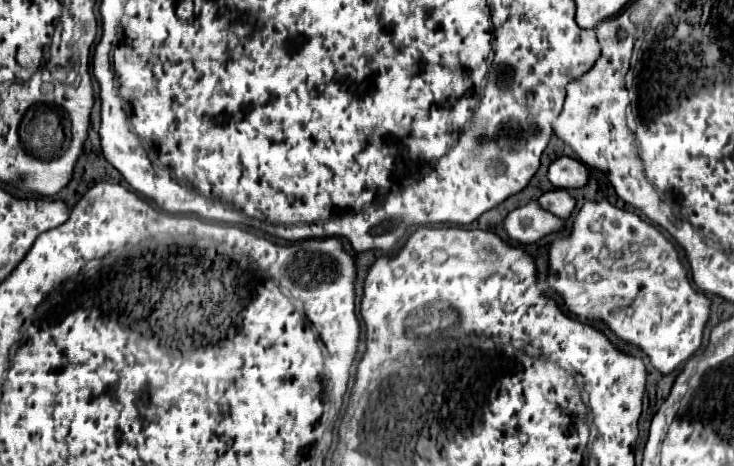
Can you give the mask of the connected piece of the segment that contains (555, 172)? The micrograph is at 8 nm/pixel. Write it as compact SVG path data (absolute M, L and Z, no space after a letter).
M562 156L550 164L548 180L556 188L582 188L588 182L588 168L574 158Z

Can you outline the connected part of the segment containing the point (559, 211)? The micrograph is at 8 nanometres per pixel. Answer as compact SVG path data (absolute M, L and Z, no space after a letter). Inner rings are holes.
M550 190L546 194L542 194L538 200L536 200L546 212L558 216L558 218L566 218L570 216L570 212L574 210L574 198L566 192L566 190Z

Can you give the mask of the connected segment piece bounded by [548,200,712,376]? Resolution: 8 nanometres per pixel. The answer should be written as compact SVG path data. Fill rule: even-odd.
M586 200L572 220L570 234L552 240L548 250L548 286L562 296L564 306L574 316L586 322L604 322L620 340L644 352L662 376L674 372L702 346L704 328L710 320L712 300L690 286L688 272L674 244L650 222L644 222L634 212L612 206L608 200Z

